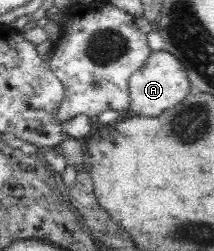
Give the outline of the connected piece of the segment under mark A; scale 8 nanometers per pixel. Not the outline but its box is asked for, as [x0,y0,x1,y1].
[128,51,191,118]

